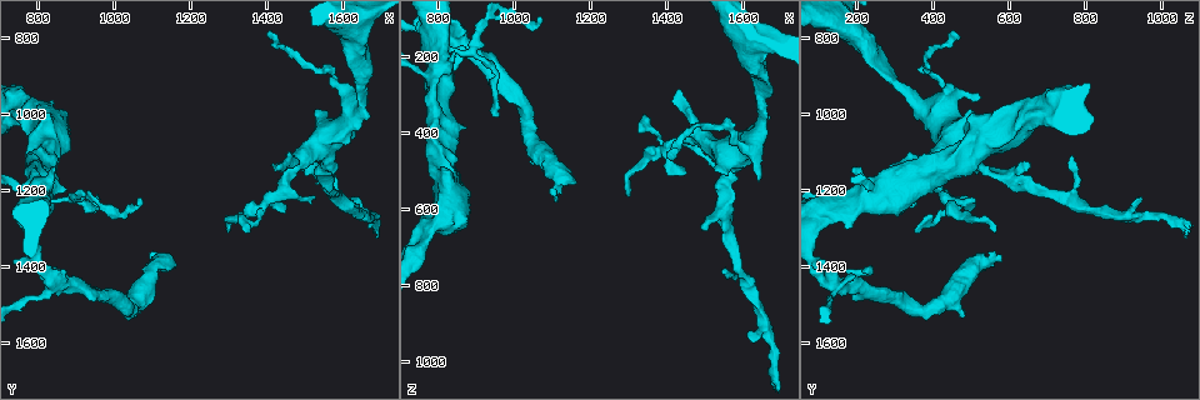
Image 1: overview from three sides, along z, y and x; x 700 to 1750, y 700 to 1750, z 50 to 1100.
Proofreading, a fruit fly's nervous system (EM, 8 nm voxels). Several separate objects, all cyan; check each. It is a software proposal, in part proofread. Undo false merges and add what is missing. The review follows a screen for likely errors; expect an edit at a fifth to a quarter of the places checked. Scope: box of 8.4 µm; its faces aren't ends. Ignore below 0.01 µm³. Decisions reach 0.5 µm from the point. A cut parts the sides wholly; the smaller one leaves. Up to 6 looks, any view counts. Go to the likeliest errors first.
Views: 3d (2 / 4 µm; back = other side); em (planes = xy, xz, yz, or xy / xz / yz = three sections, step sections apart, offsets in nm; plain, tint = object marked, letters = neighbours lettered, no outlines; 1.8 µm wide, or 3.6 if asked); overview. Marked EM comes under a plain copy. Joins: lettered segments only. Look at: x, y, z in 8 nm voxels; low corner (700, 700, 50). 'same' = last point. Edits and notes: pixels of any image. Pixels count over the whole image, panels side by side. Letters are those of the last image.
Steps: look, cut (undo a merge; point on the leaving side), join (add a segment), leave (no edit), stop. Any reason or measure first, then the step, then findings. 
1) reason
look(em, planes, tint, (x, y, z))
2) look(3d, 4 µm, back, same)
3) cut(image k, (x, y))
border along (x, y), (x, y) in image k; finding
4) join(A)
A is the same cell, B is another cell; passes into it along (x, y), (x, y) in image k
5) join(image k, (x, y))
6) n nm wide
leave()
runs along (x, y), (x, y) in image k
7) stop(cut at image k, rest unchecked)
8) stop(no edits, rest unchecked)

four or more arms meet
look(em, xz, step 4, tint, (835, 1455, 130))

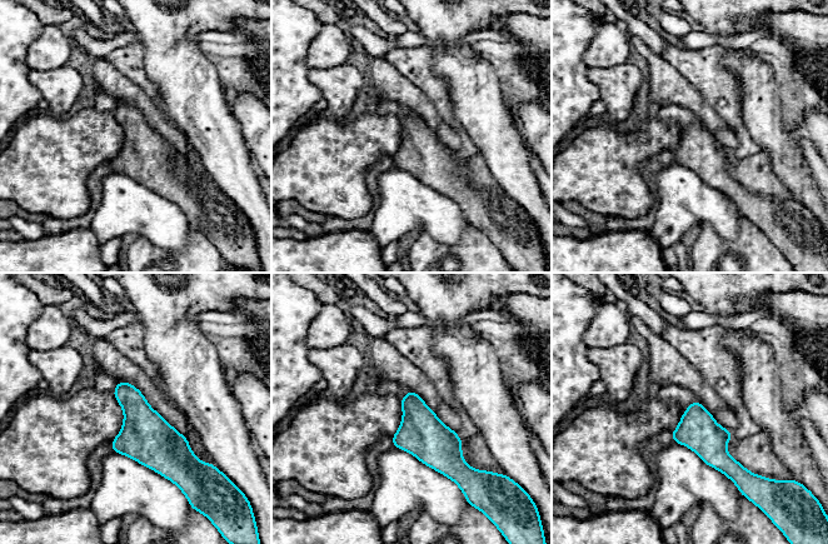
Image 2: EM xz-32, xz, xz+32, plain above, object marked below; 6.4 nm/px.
cut it another way
look(em, planes, letters, same)

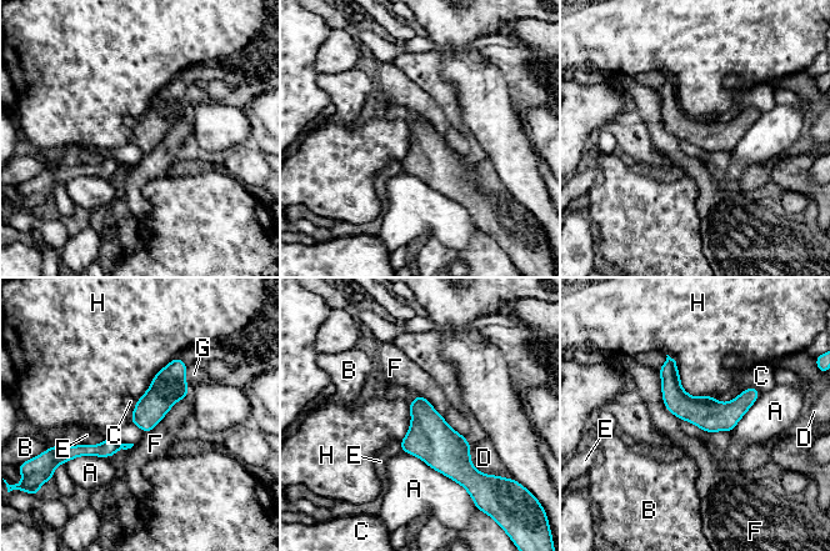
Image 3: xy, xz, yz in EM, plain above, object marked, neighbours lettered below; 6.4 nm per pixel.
200 nm wide
leave()
A, B, C, D, E, F, G and H are other cells; border along (666, 354), (689, 394), (714, 395) in image 3; continuous, no second neuron

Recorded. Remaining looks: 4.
sharp bend
look(3d, 4 µm, (1395, 1235, 450))

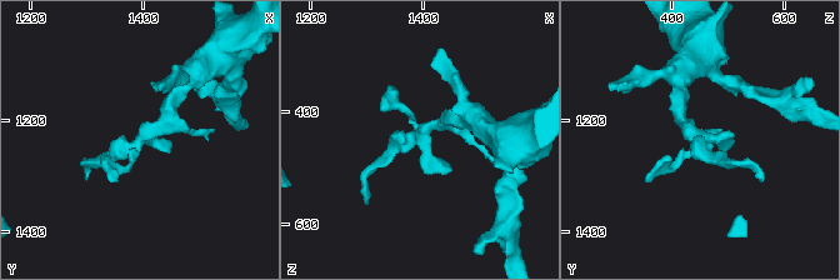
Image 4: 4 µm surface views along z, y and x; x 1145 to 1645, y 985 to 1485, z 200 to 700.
look(em, planes, tint, (1395, 1235, 445))

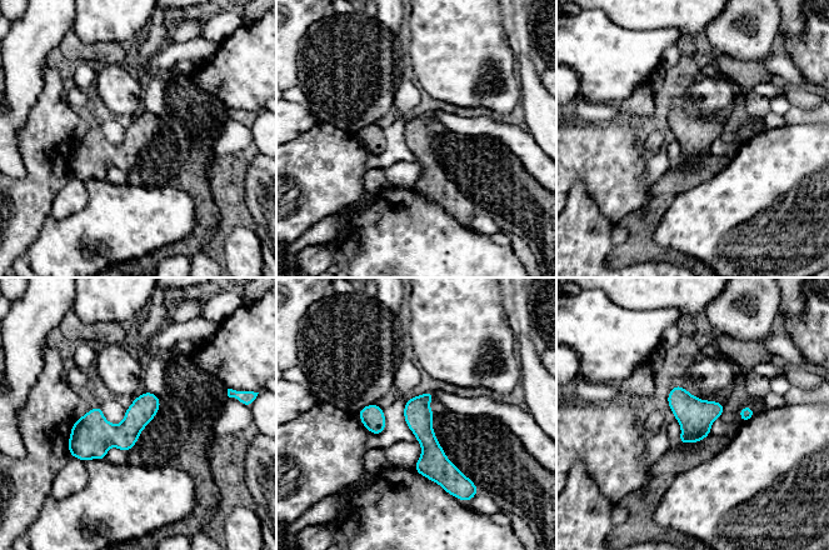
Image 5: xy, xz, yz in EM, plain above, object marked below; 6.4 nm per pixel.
see the neighbours
look(em, planes, letters, same)

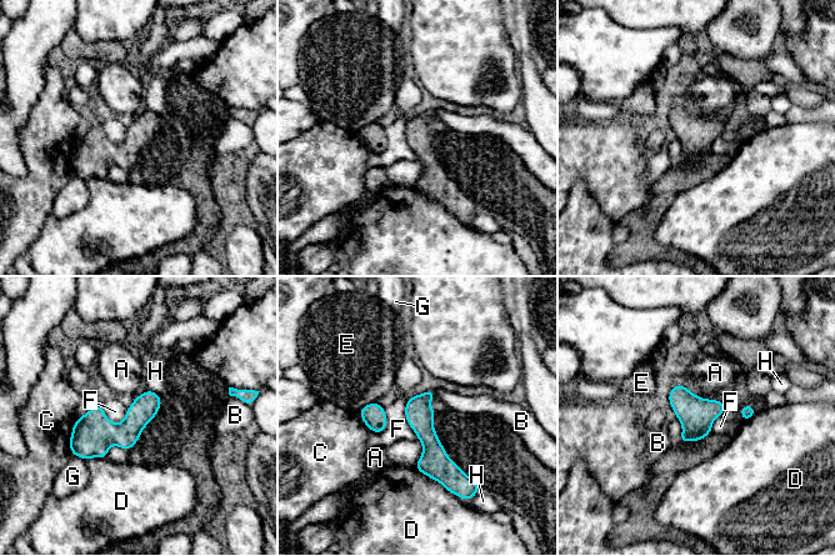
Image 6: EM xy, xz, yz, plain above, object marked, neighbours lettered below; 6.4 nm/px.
170 nm wide
leave()
A, B, C, D, E, F, G and H are other cells; one neuron here

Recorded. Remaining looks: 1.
branch stops here
look(em, planes, letters, (1630, 1215, 945))

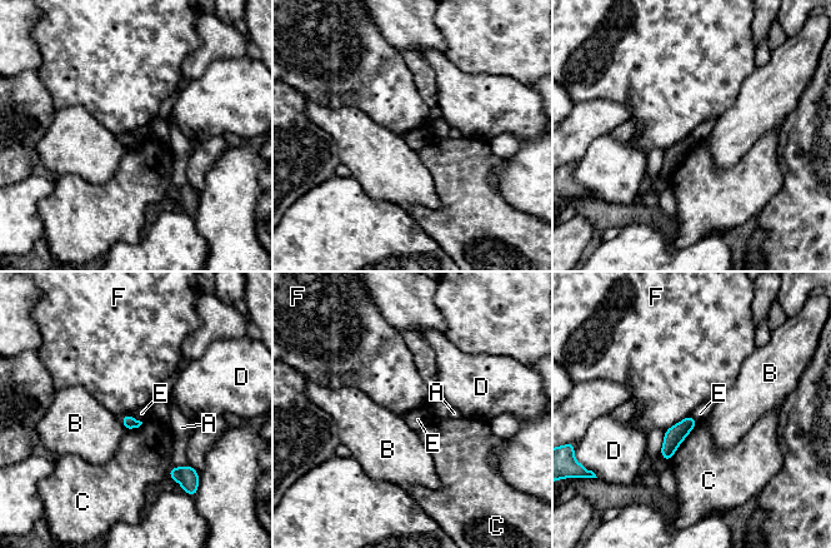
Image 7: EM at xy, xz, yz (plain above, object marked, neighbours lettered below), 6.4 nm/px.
leave()
A, B, C, D, E and F are other cells; border along (690, 413), (665, 431) in image 7; none of them fits

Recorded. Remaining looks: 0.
stop(no edits, rest unchecked)

